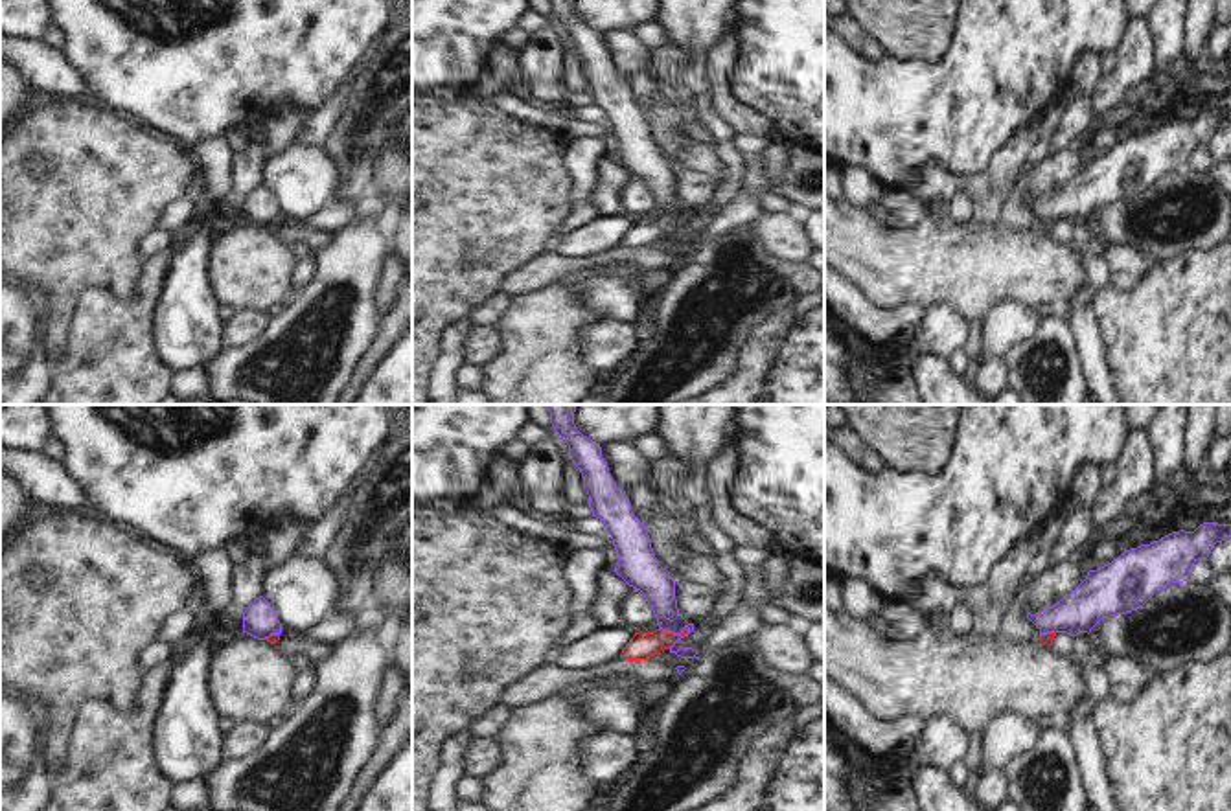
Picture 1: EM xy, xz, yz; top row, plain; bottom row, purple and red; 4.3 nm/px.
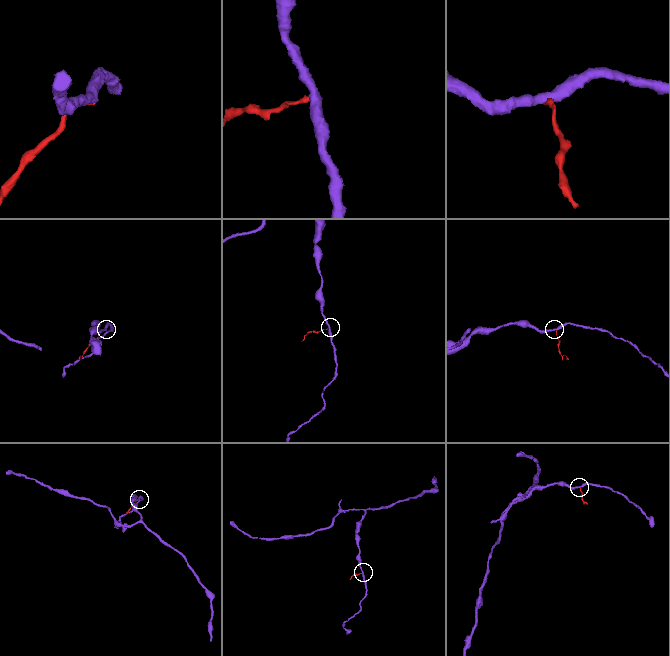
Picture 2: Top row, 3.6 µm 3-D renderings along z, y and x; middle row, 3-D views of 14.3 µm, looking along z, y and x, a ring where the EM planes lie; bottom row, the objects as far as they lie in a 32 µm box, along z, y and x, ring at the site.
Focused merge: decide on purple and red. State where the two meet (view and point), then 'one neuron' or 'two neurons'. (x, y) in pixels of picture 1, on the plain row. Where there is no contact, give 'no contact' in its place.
xz (674, 221) | two neurons

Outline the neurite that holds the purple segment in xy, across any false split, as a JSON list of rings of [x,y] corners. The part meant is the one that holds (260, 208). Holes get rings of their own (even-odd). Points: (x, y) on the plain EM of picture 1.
[[[259,184],[248,191],[243,200],[243,221],[265,228],[270,223],[282,223],[282,211],[270,191]]]

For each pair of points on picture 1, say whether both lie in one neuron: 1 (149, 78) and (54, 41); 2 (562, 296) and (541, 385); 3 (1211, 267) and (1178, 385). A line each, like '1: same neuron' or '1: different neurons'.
1: different neurons
2: same neuron
3: same neuron

